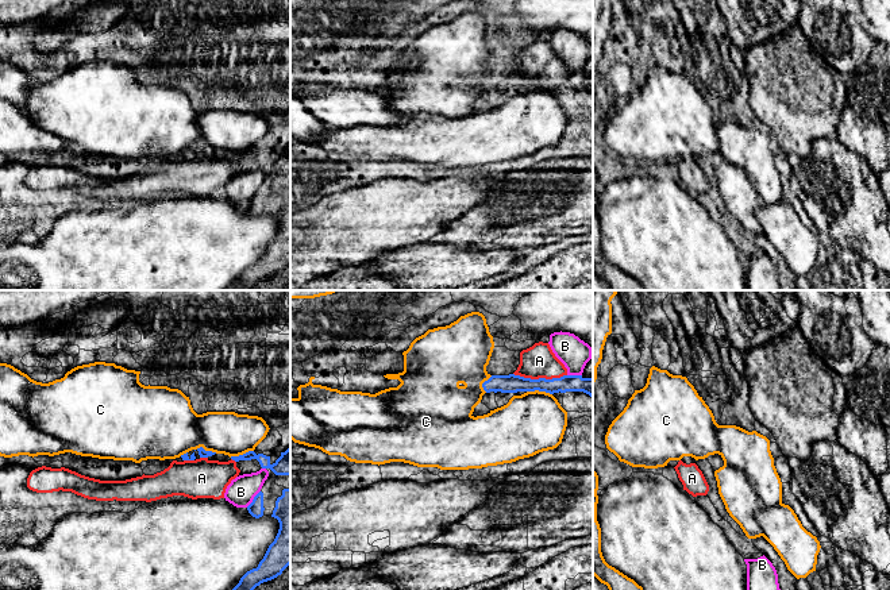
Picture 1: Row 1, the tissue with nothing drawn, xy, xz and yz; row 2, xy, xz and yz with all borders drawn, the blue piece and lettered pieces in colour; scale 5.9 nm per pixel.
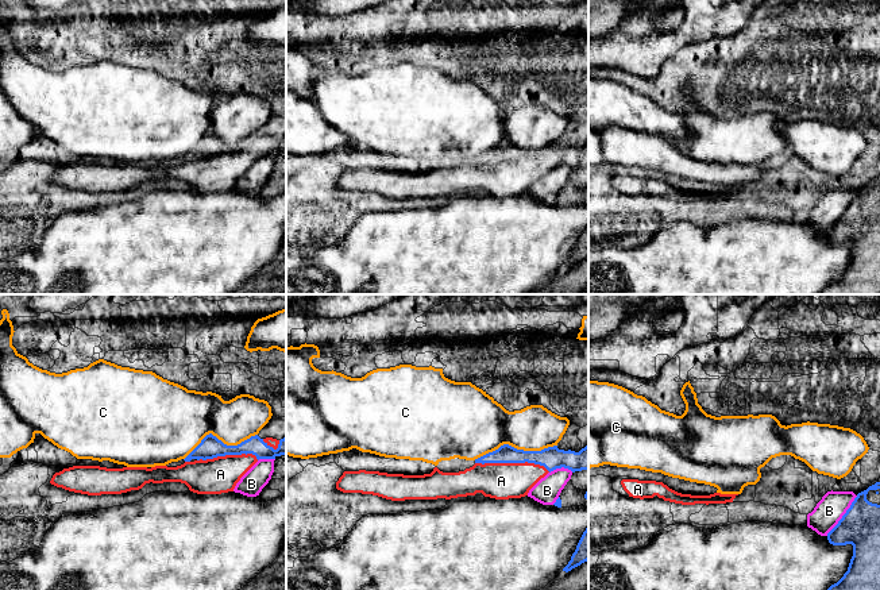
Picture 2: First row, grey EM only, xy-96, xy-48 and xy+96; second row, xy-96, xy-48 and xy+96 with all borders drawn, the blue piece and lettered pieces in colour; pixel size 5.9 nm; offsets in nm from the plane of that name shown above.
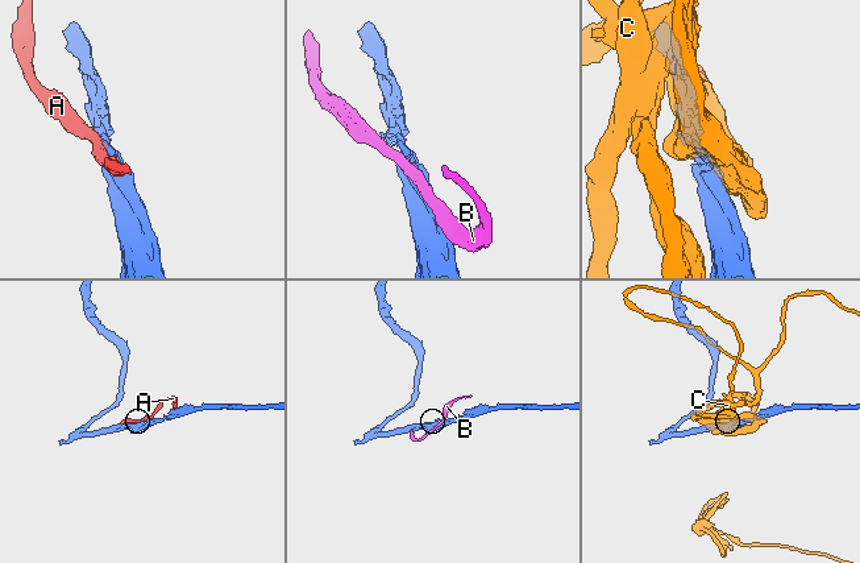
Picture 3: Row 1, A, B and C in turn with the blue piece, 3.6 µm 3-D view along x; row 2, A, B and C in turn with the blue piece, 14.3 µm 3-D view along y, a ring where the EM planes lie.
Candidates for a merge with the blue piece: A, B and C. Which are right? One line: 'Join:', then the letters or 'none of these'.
Join: none of these

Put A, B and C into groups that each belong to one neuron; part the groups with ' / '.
A B / C

